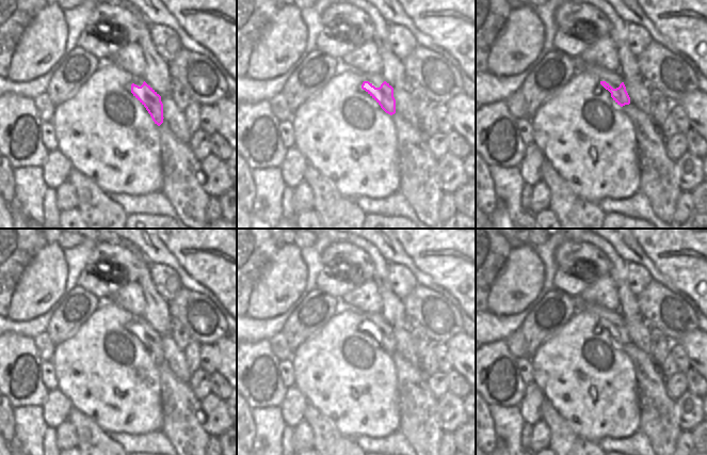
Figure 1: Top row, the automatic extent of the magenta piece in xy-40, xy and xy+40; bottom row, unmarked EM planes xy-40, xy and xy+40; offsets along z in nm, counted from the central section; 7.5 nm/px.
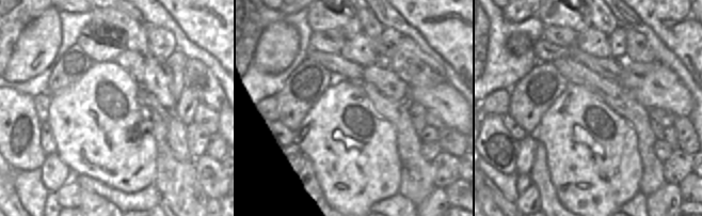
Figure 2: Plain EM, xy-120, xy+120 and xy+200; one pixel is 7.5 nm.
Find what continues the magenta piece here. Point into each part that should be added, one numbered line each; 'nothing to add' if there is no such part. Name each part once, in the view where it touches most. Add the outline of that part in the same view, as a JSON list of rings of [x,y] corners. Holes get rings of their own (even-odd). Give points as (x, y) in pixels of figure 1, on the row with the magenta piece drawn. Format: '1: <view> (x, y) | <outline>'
1: xy+40 (614, 79) | [[[575,58],[575,73],[591,73],[595,75],[600,81],[606,81],[613,89],[618,88],[620,84],[624,81],[620,70],[612,72],[601,66],[587,64],[580,58]]]

